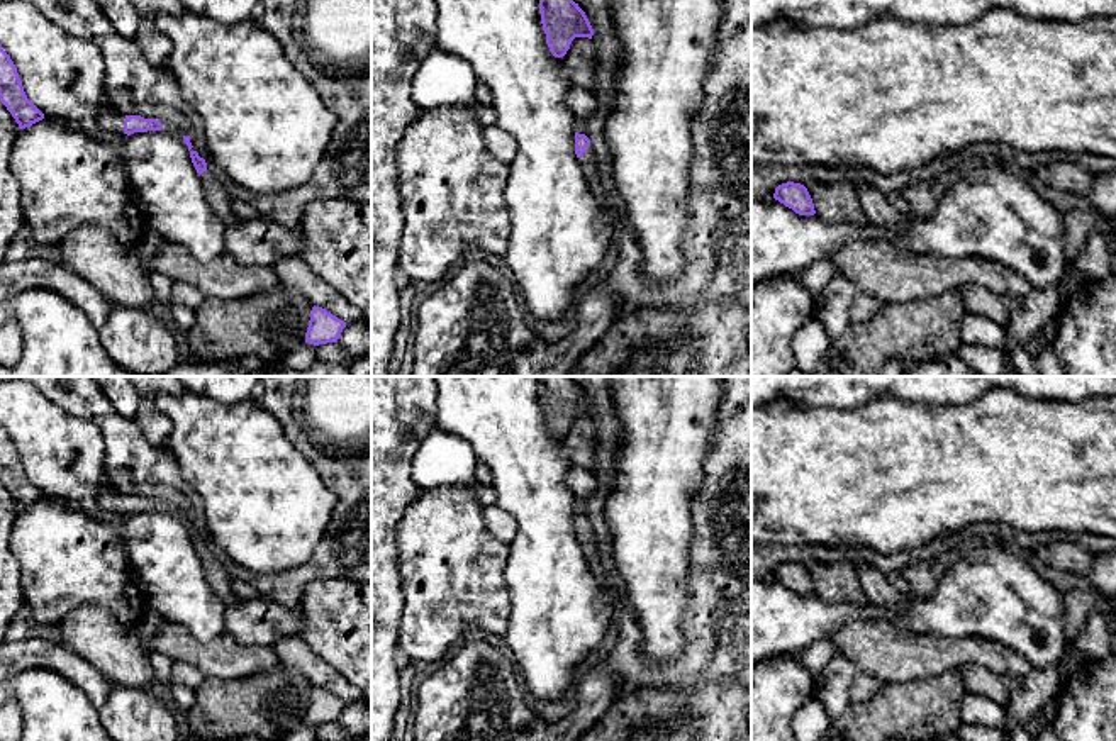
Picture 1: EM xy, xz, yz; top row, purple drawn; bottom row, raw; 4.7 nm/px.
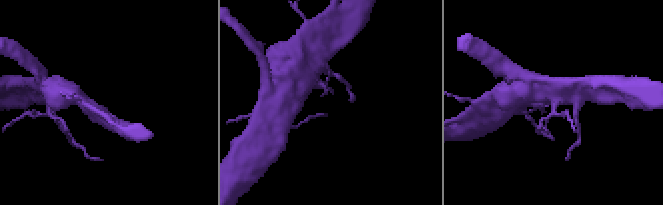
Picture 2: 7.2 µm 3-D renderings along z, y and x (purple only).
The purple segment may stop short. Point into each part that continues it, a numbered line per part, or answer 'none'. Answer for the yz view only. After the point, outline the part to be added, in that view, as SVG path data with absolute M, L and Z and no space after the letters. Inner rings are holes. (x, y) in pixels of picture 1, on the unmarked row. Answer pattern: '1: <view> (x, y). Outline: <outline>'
none

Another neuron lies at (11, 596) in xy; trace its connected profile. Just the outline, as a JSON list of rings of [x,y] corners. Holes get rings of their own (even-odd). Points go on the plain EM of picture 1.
[[[0,482],[0,643],[5,641],[10,622],[25,605],[20,590],[22,570],[8,544],[19,510],[19,504]]]

